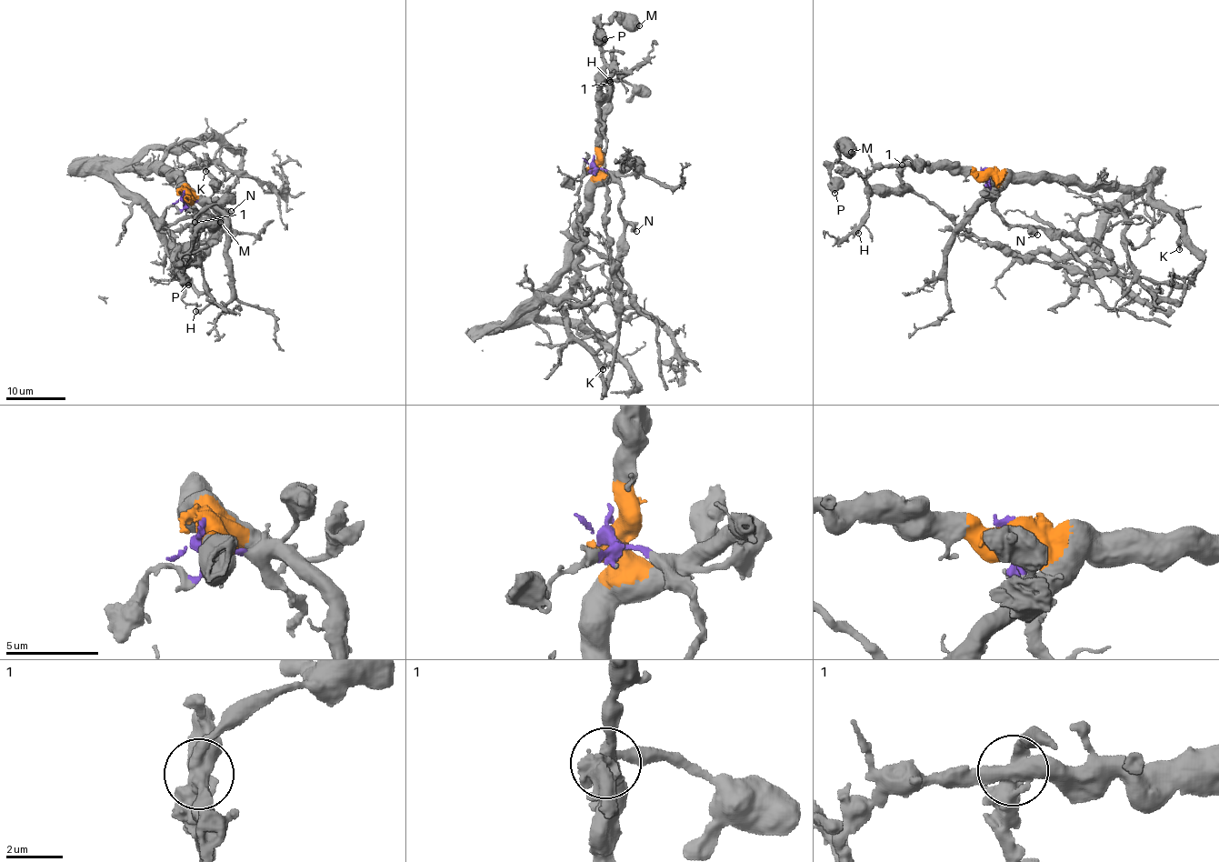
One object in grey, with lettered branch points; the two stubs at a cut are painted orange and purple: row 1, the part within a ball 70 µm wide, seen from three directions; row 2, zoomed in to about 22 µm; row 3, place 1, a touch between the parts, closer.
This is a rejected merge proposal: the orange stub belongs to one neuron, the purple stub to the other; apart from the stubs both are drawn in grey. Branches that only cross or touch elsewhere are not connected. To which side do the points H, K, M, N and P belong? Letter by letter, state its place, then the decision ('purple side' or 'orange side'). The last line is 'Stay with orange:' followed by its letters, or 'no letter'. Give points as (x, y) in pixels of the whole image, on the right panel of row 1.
H: (858, 233) | orange side
K: (1179, 249) | orange side
M: (851, 152) | purple side
N: (1037, 235) | purple side
P: (834, 193) | purple side
Stay with orange: H, K

